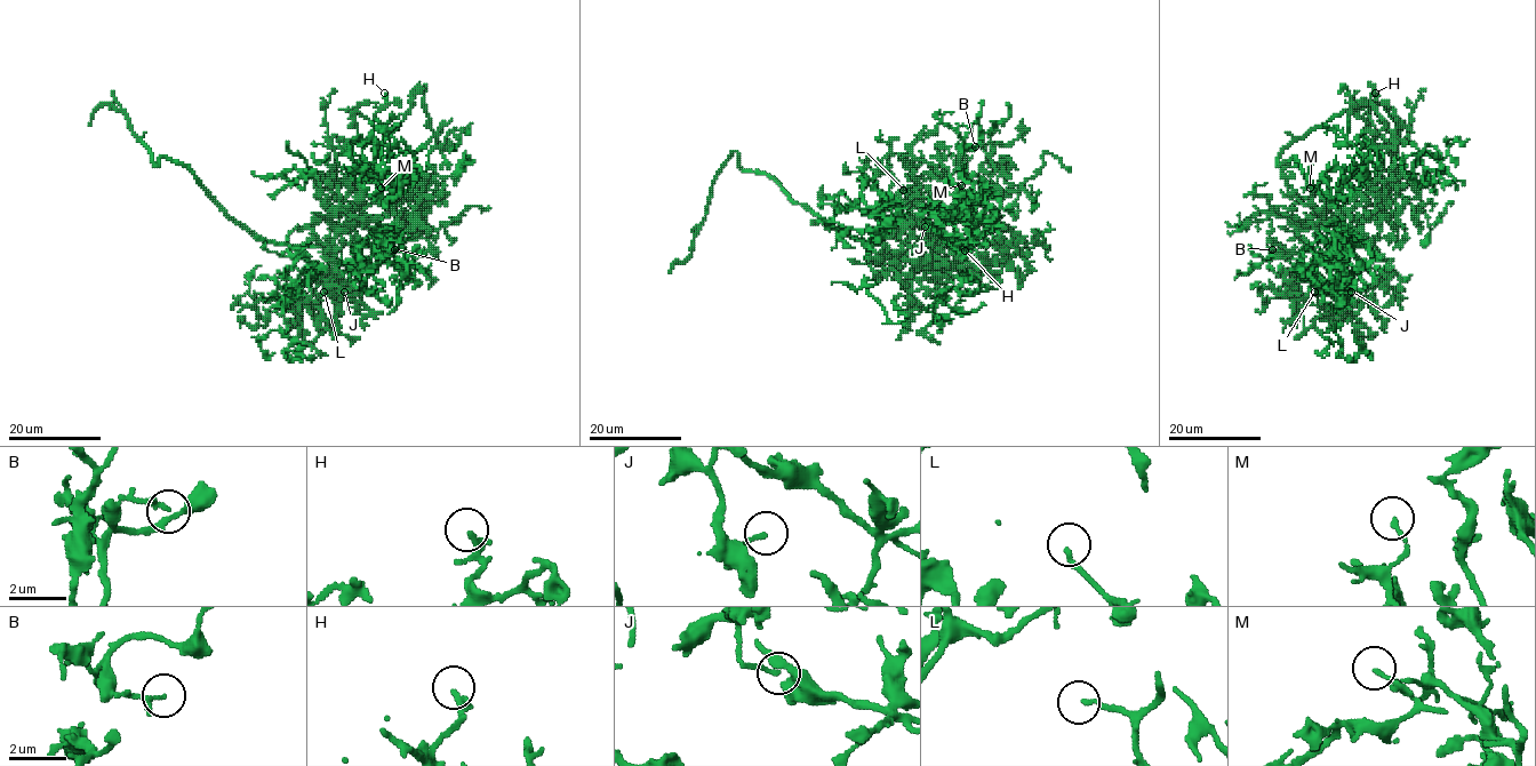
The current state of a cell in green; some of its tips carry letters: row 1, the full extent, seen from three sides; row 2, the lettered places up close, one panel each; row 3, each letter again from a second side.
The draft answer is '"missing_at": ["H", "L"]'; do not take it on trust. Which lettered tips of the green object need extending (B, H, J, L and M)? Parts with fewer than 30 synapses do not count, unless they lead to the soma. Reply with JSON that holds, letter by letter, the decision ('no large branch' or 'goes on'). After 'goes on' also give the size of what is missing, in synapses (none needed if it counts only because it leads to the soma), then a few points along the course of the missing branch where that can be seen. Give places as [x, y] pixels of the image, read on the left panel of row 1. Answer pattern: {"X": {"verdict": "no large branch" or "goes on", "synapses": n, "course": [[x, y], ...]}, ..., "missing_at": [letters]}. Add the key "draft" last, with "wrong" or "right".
{"B": {"verdict": "no large branch"}, "H": {"verdict": "goes on", "synapses": 30, "course": [[384, 93], [391, 80], [378, 64]]}, "J": {"verdict": "no large branch"}, "L": {"verdict": "goes on", "synapses": 35}, "M": {"verdict": "no large branch"}, "missing_at": ["H", "L"], "draft": "right"}

